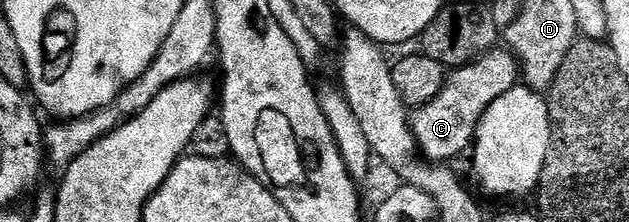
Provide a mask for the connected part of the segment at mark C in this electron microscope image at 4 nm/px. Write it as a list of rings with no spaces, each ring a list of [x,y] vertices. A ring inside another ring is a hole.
[[[507,47],[491,49],[482,54],[477,61],[471,61],[461,69],[447,74],[442,91],[430,103],[419,106],[411,114],[412,134],[416,136],[417,146],[427,160],[433,163],[452,163],[459,153],[473,148],[476,128],[484,112],[506,91],[517,88],[516,81],[522,77],[519,61]]]

